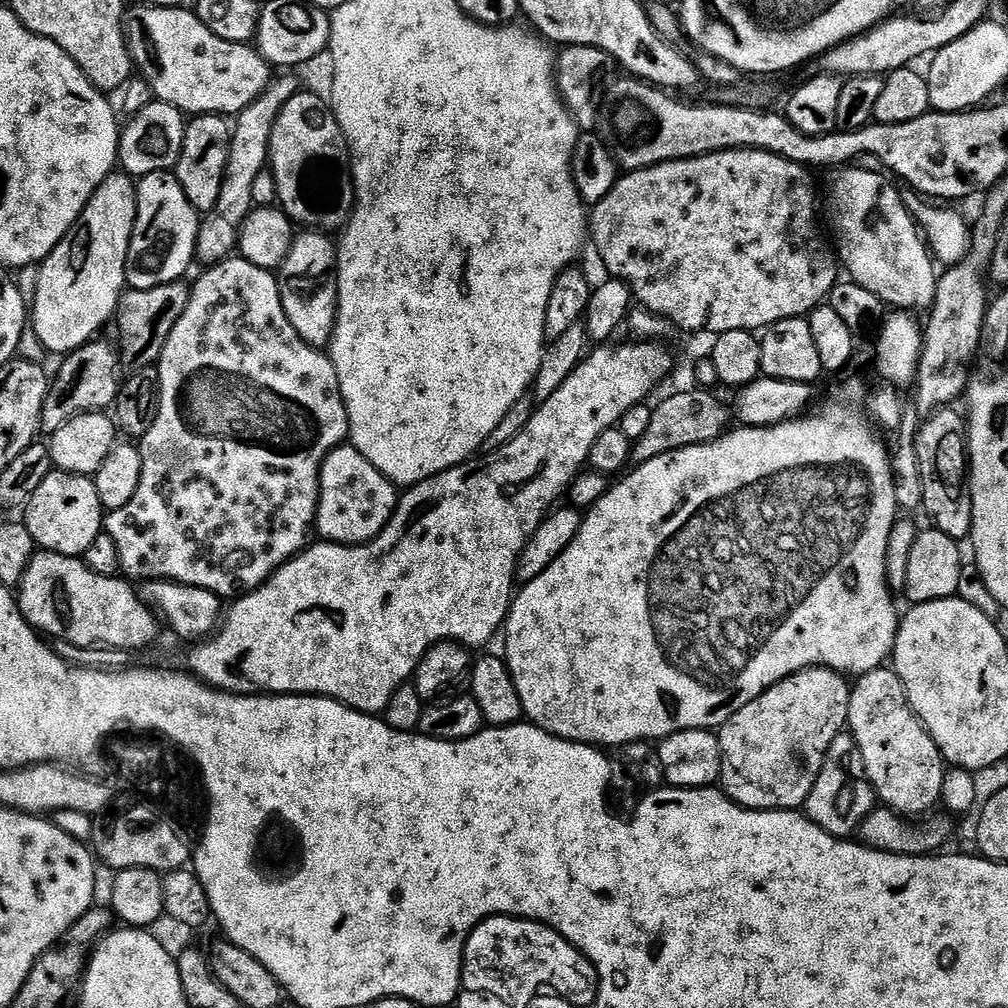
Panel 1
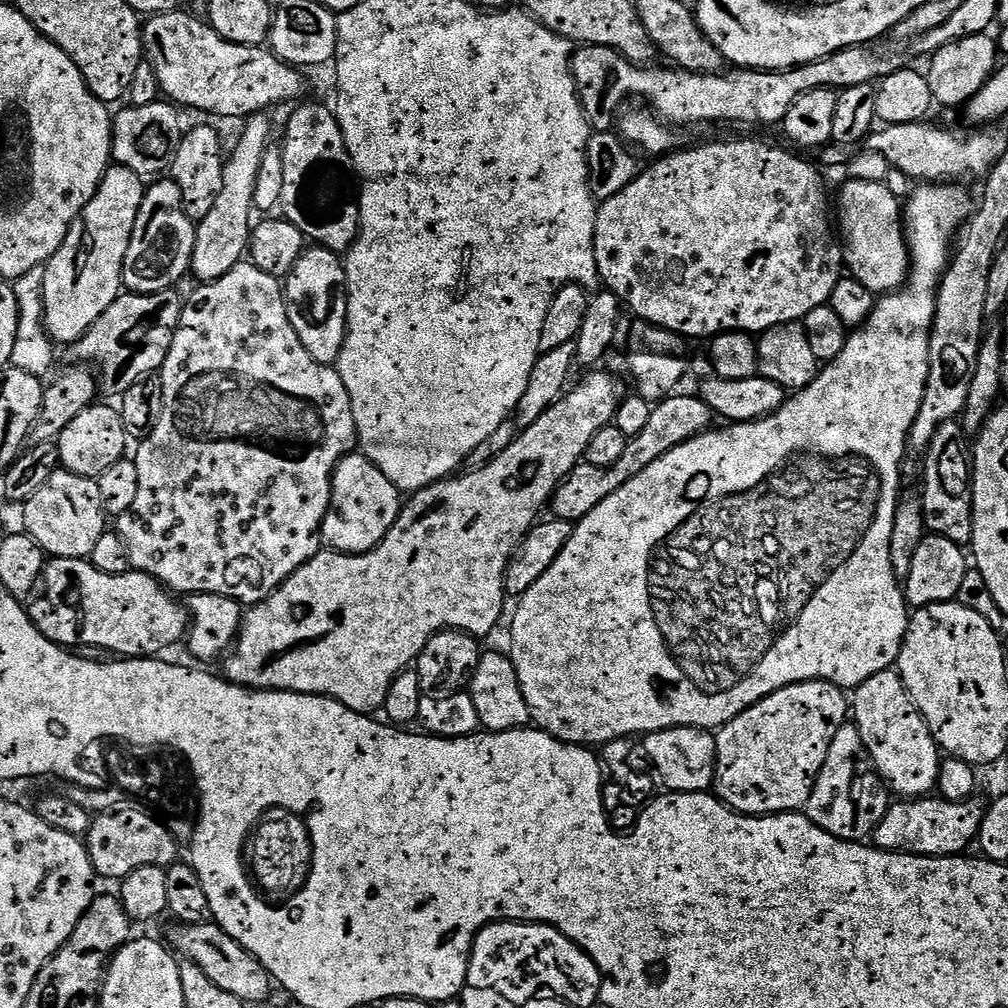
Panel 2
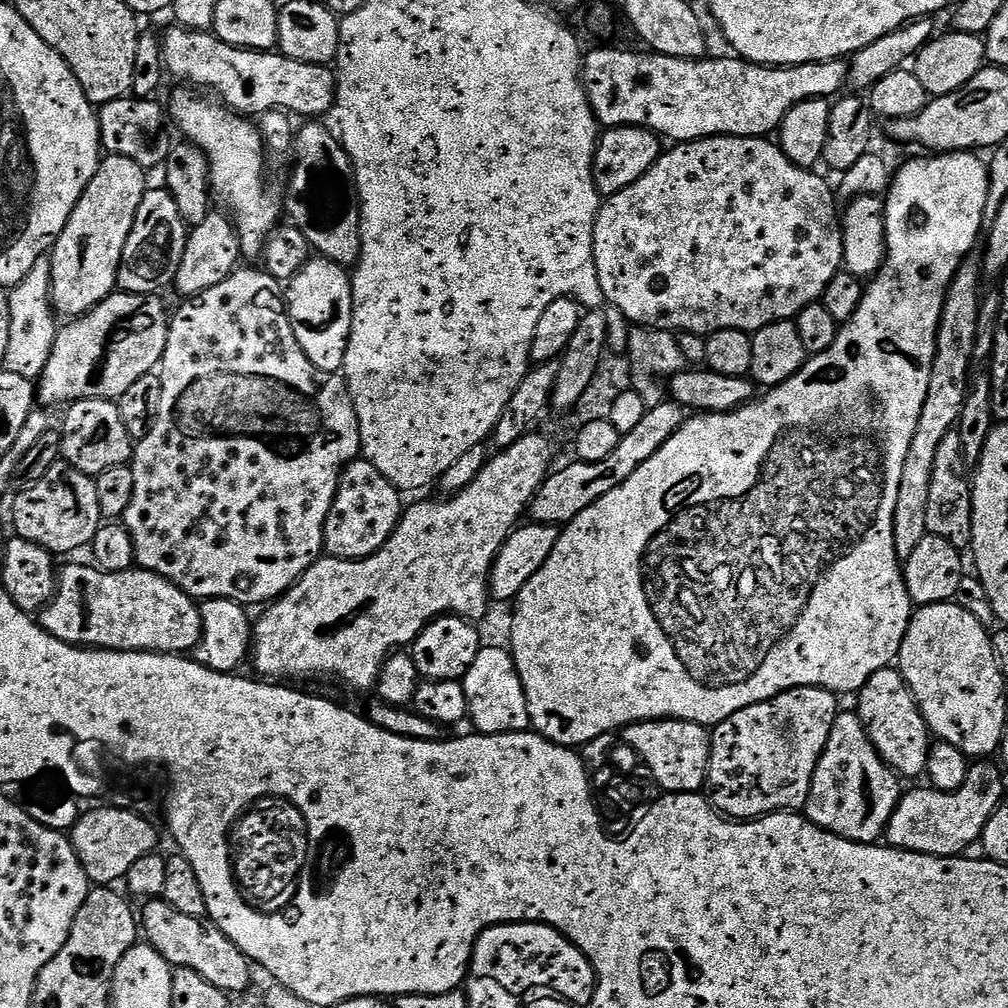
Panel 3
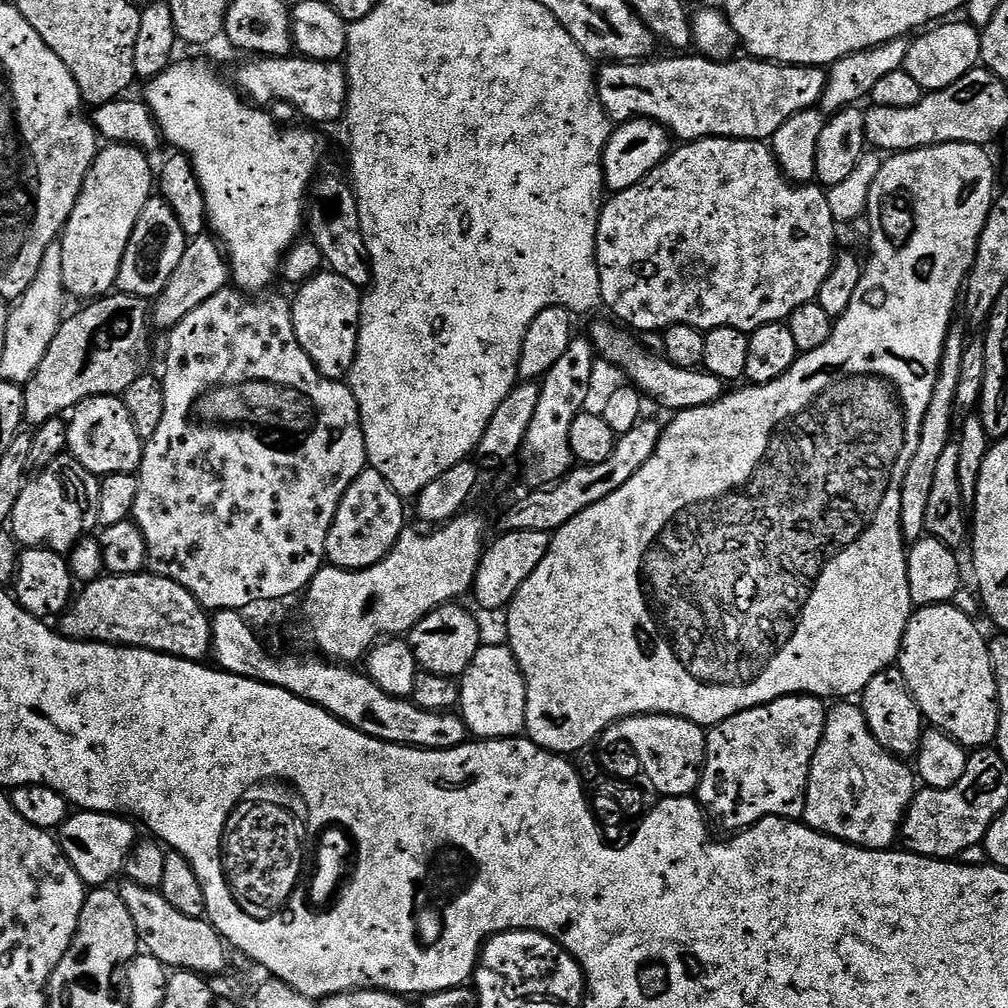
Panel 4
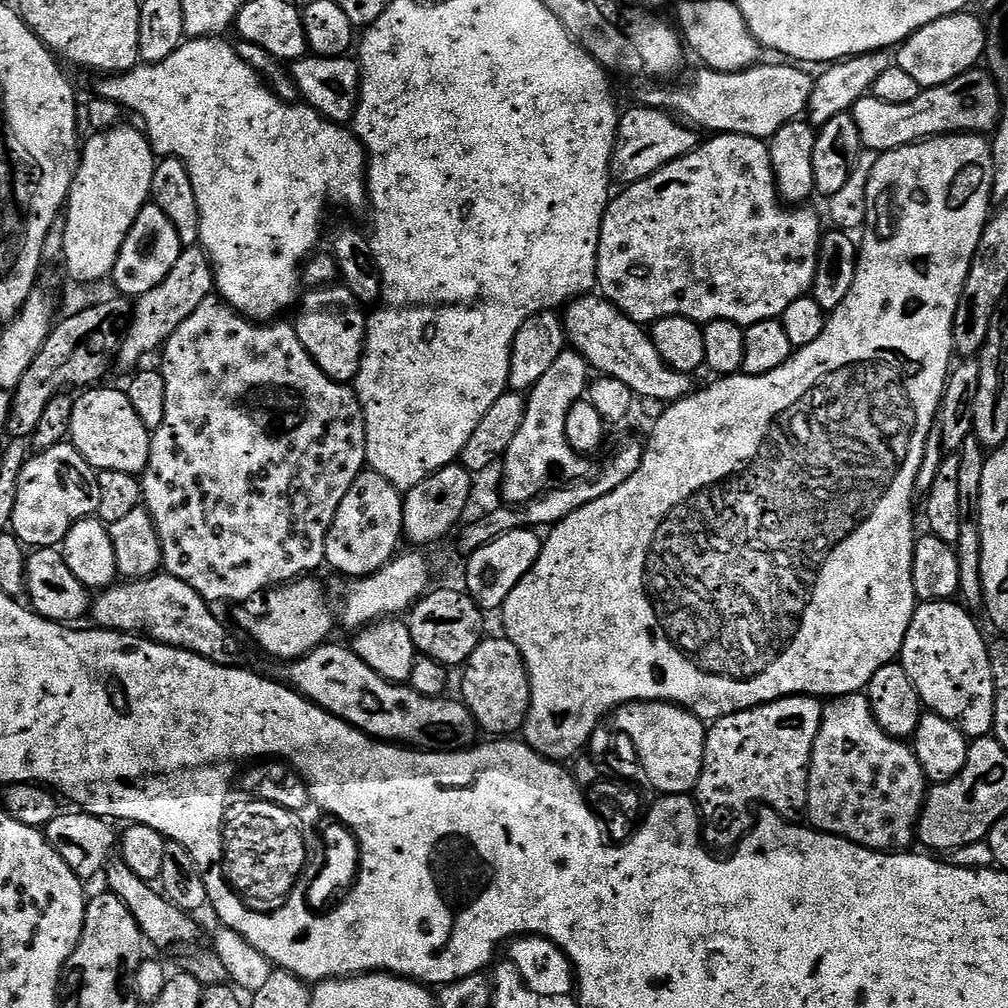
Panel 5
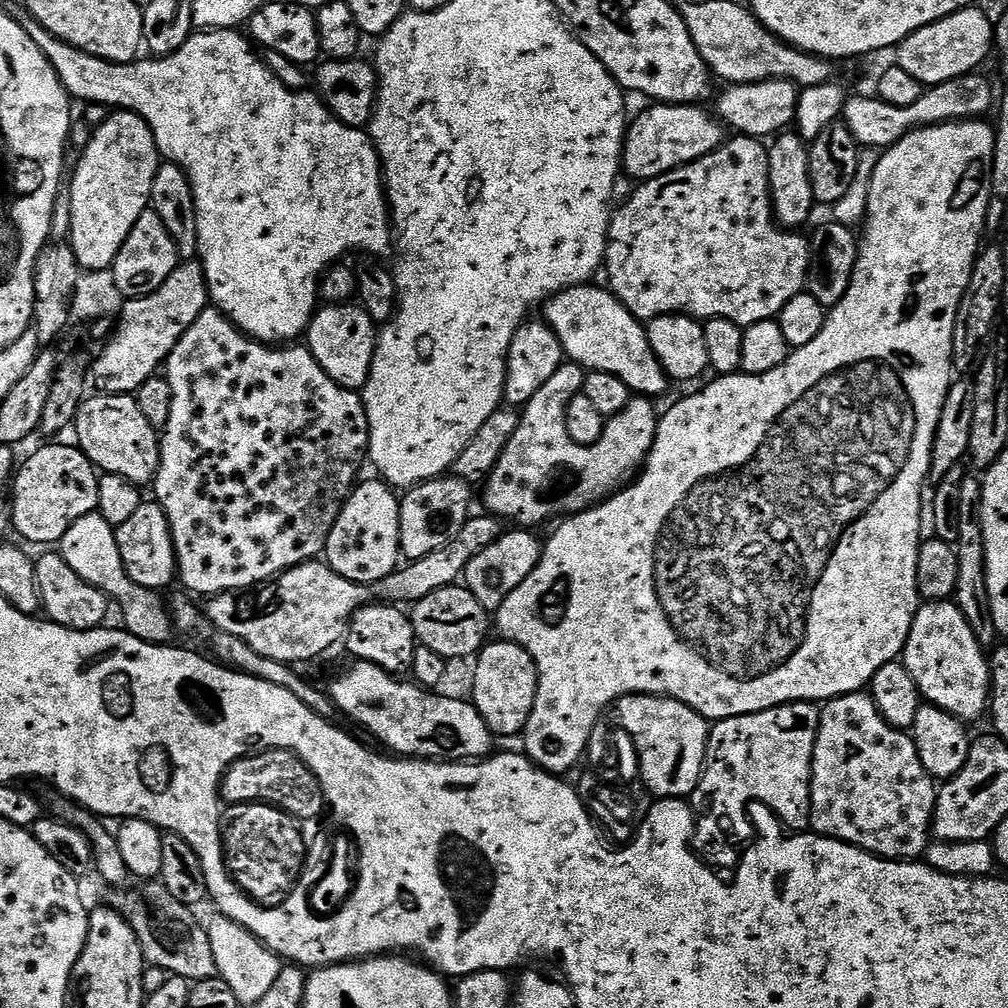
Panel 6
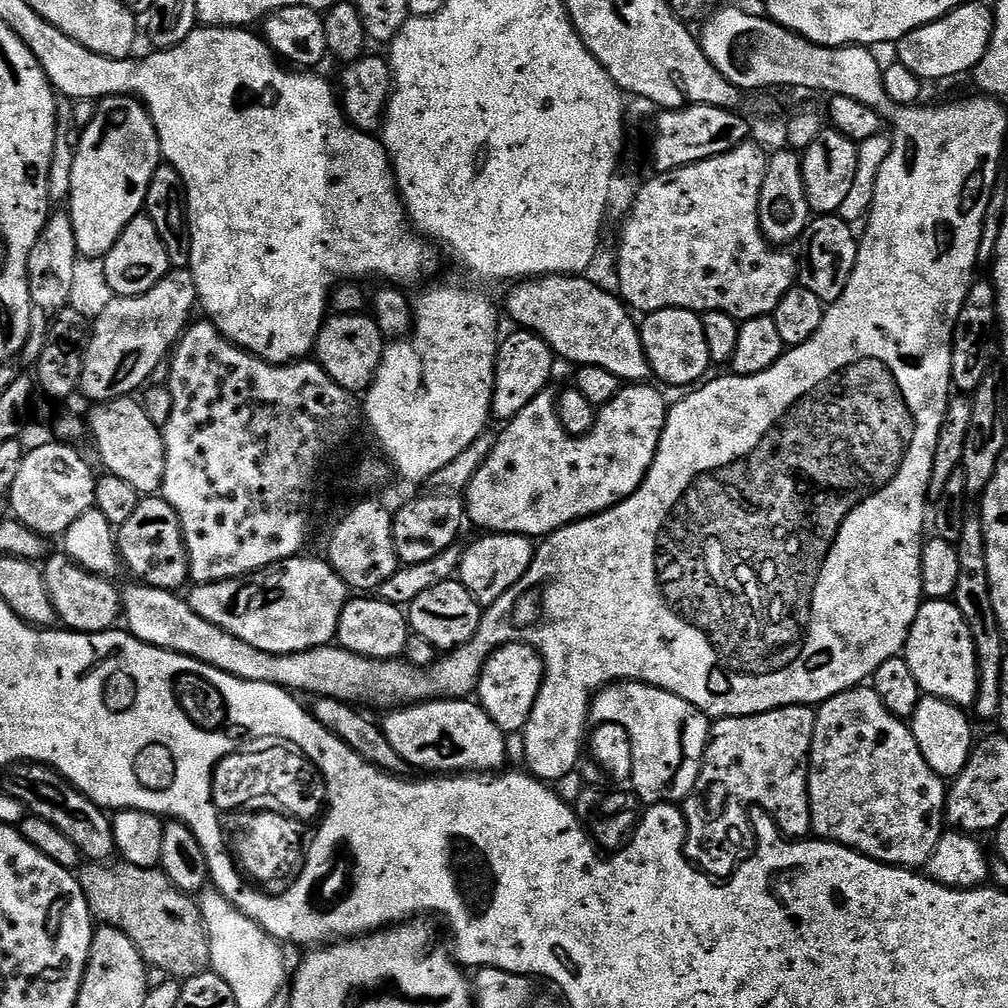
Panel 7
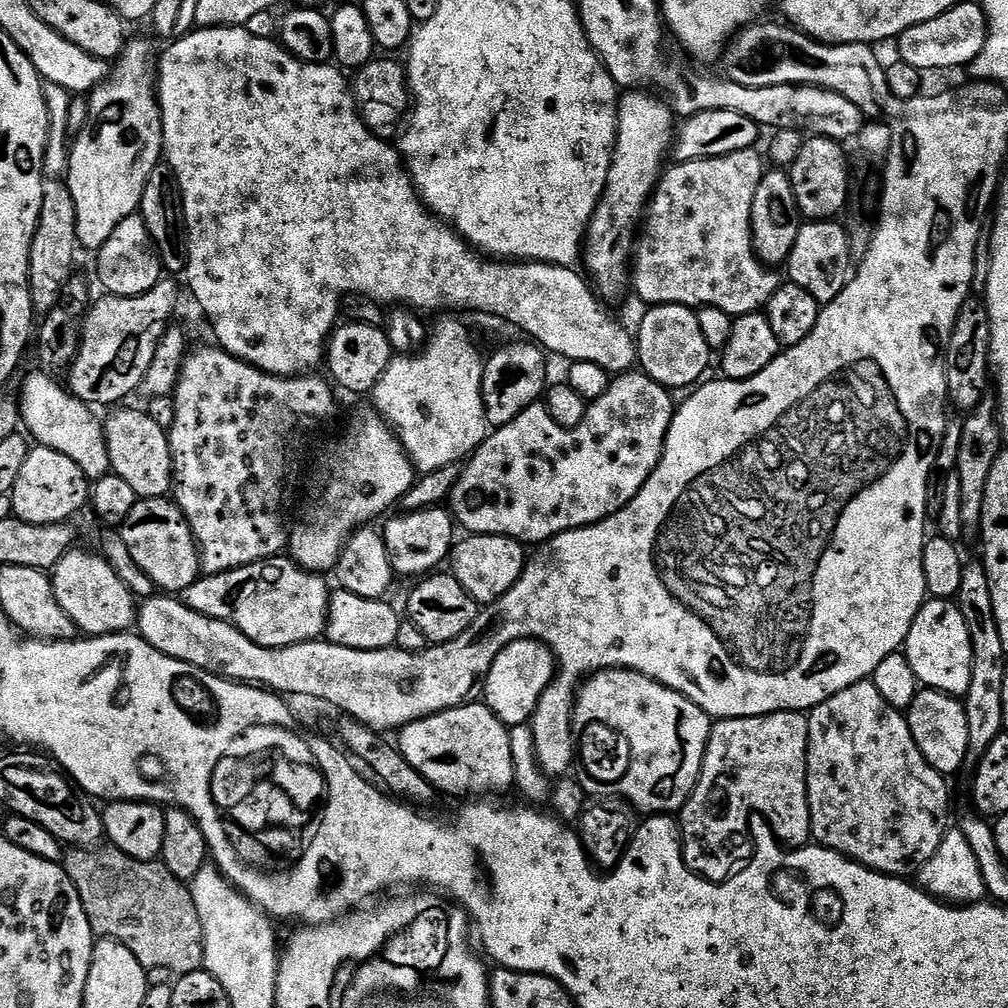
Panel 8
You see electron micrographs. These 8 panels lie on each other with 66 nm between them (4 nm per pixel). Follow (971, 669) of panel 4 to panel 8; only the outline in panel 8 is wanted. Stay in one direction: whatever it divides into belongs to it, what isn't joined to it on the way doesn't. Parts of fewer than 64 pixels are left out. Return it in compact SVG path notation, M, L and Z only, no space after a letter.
M925 599L910 626L910 634L902 651L910 662L910 670L914 670L917 681L924 688L932 688L957 698L964 697L968 692L972 669L970 630L966 630L962 610L958 610L952 600Z

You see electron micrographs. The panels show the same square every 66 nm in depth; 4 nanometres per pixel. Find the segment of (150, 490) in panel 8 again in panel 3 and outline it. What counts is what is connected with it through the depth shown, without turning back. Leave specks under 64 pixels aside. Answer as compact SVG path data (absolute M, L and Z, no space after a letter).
M77 400L68 410L60 432L60 450L67 463L95 478L114 466L131 461L134 441L126 430L126 422L122 420L119 403L111 400Z

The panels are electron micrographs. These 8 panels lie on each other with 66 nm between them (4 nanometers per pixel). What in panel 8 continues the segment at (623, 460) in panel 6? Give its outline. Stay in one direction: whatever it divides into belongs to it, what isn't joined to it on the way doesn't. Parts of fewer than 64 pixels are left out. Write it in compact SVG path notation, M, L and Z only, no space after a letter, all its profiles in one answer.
M629 370L619 373L609 383L606 394L602 394L602 398L589 403L586 410L586 418L582 418L582 422L576 428L558 426L558 422L554 422L554 418L550 418L550 414L544 409L543 403L537 402L531 404L529 408L522 410L522 414L518 414L518 418L514 418L514 422L495 429L495 431L488 435L482 441L479 448L468 457L463 467L461 467L460 477L450 497L450 511L455 523L459 527L461 524L465 528L463 531L468 534L505 536L511 540L519 540L525 546L539 546L544 541L550 540L558 534L569 532L575 528L585 528L591 524L596 524L600 520L604 520L608 516L613 516L614 513L625 508L636 497L638 490L642 490L642 486L658 466L660 456L664 453L664 439L668 433L668 427L672 425L672 413L674 411L672 396L673 393L669 389L663 388L661 384L651 380L645 372Z

